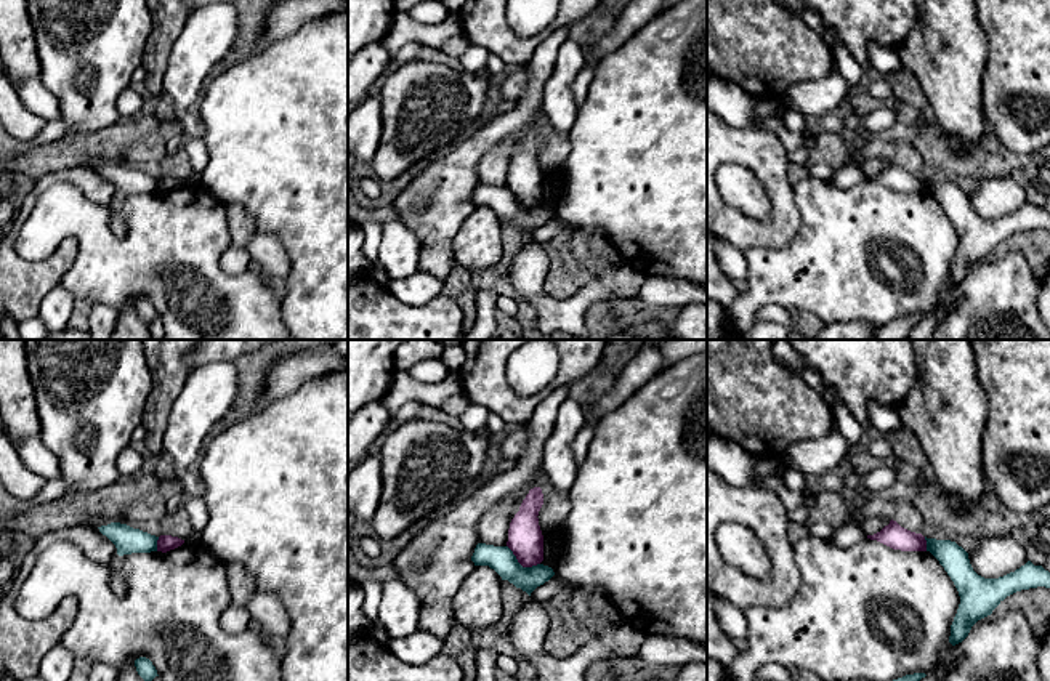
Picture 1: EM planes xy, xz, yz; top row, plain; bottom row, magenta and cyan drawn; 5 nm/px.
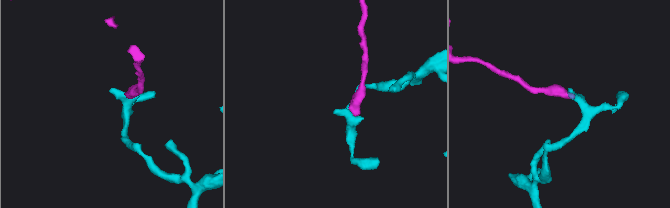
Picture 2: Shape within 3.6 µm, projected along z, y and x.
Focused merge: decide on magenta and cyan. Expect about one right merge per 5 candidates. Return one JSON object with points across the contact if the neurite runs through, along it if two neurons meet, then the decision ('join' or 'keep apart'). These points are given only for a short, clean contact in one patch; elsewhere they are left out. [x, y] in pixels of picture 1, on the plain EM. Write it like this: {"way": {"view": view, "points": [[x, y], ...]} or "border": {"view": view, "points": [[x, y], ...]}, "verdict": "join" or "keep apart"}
{"border": {"view": "xz", "points": [[507, 186], [523, 207], [539, 205]]}, "verdict": "keep apart"}

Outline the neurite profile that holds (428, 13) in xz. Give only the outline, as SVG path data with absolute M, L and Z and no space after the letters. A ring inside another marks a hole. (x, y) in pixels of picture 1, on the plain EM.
M428 0L415 5L407 11L409 18L420 26L436 26L442 22L450 13L441 0Z

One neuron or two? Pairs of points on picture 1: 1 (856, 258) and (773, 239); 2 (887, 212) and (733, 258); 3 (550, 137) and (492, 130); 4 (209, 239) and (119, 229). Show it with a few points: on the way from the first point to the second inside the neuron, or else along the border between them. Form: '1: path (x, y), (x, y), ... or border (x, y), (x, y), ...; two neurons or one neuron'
1: border (797, 205), (799, 231), (784, 245), (752, 247); two neurons
2: border (743, 252), (746, 282); two neurons
3: border (541, 108), (520, 130), (504, 137), (484, 154); two neurons
4: border (116, 207), (125, 223), (125, 234), (122, 237); two neurons

